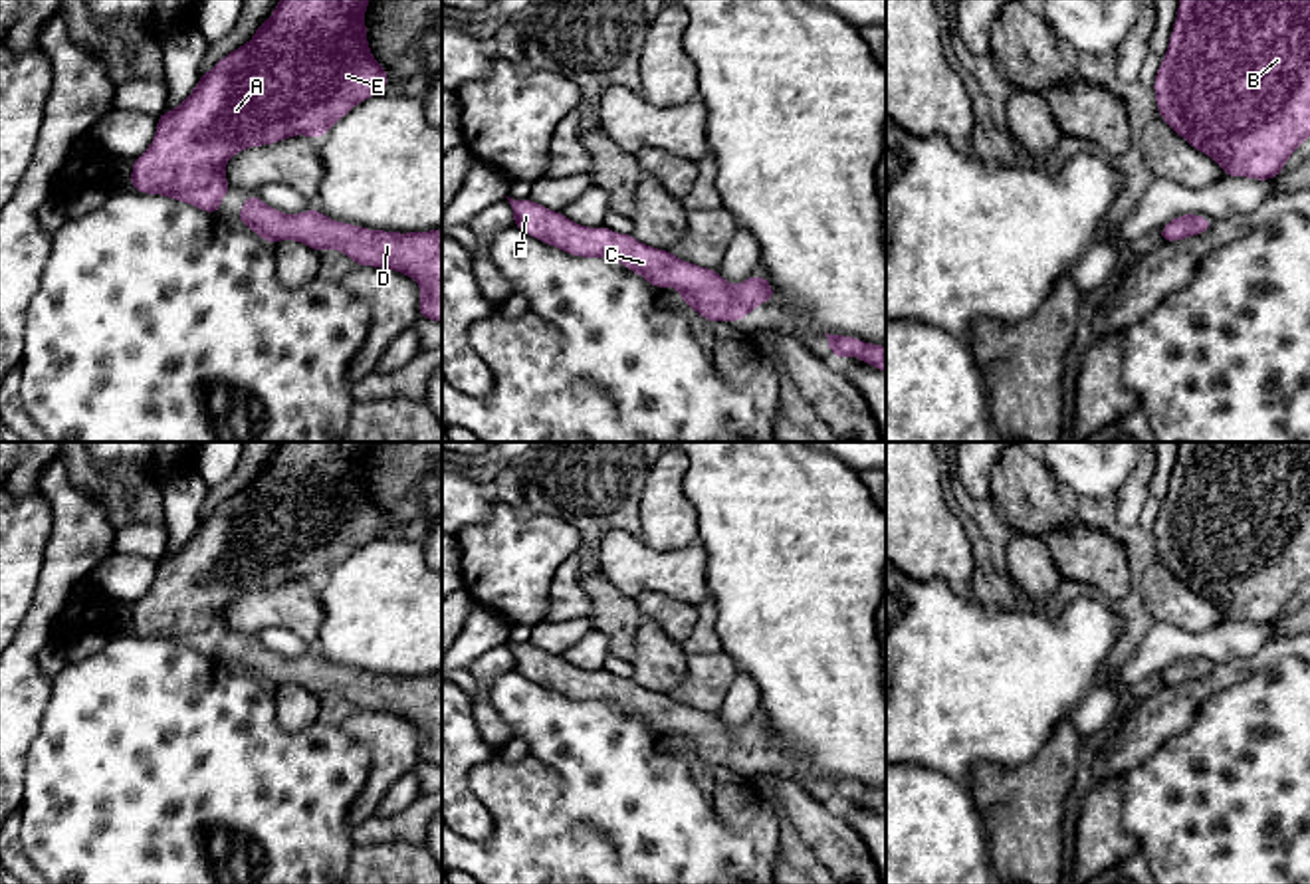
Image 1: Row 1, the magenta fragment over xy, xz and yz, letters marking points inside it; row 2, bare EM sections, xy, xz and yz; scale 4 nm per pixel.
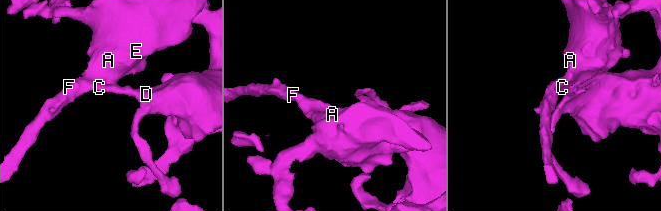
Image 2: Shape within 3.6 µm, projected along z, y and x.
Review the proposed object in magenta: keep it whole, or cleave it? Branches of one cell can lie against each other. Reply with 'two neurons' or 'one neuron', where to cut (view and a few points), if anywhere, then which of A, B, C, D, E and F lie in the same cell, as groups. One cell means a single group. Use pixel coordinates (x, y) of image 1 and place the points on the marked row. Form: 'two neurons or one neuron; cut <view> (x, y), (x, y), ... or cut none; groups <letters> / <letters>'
one neuron; cut none; groups A B C D E F

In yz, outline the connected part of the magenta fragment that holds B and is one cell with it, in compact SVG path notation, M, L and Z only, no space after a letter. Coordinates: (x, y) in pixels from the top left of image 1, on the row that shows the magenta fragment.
M1179 0L1167 54L1155 73L1153 93L1163 119L1193 149L1209 155L1225 176L1272 180L1288 157L1310 137L1310 0Z

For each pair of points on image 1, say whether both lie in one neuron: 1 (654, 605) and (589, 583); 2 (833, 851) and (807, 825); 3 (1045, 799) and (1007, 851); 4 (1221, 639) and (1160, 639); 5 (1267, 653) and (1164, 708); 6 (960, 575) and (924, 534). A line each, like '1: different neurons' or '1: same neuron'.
1: same neuron
2: same neuron
3: same neuron
4: same neuron
5: same neuron
6: same neuron

